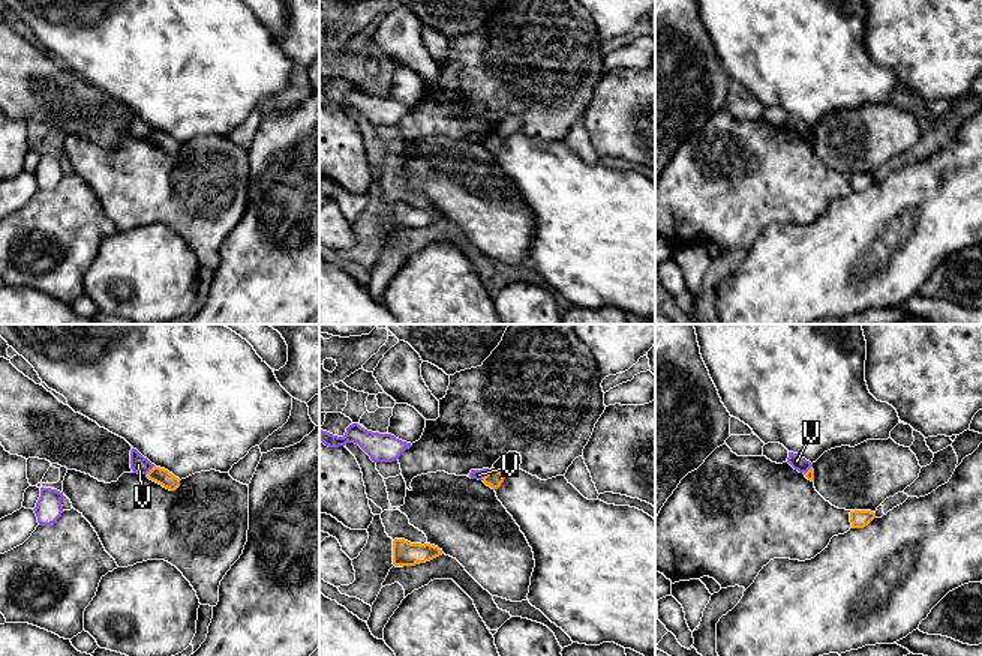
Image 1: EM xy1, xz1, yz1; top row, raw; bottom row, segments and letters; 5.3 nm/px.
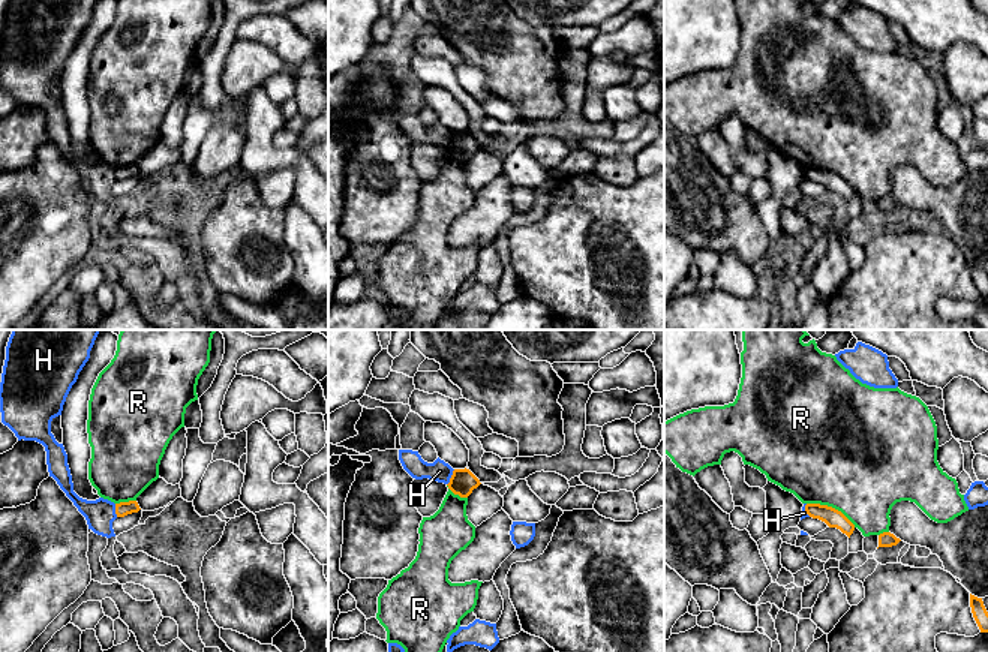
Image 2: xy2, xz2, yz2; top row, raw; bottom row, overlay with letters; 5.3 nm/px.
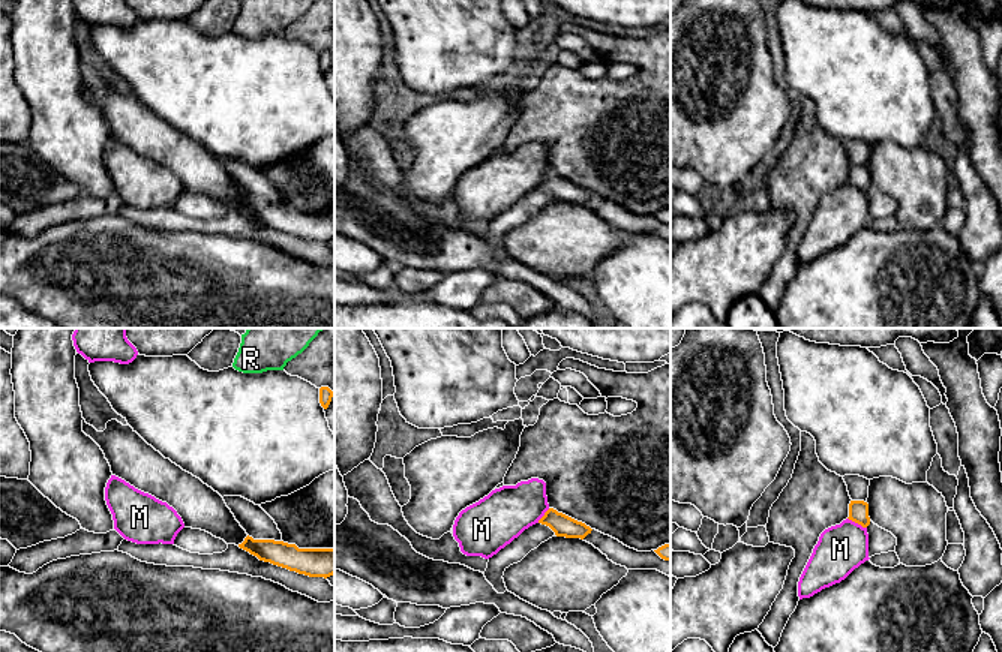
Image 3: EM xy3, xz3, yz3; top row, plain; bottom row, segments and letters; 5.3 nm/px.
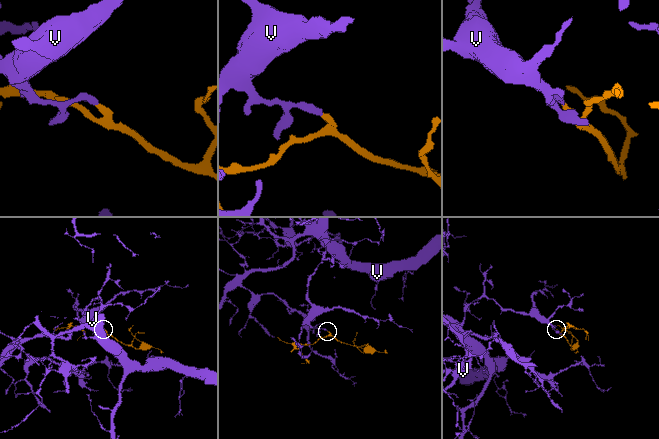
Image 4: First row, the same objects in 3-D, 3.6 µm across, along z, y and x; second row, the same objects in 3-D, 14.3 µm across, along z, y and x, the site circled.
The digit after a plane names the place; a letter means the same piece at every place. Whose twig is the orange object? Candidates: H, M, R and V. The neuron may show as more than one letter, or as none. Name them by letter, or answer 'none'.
none

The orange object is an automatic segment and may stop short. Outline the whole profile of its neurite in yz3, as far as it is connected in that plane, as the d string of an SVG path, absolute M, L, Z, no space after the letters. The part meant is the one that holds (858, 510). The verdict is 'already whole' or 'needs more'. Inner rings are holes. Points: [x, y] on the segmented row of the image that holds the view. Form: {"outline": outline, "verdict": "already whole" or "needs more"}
{"outline": "M850 501L849 504L849 520L861 525L868 534L868 558L880 553L894 552L897 538L874 525L868 517L868 504L864 501Z", "verdict": "needs more"}

